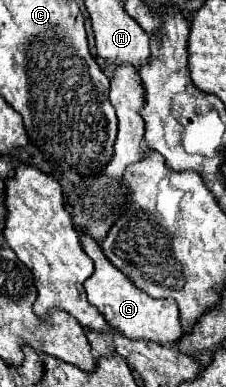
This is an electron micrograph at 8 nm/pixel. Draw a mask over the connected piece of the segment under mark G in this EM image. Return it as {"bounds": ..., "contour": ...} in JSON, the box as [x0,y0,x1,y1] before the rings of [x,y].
{"bounds":[81,234,185,346],"contour":[[[81,234],[81,244],[83,244],[83,250],[87,252],[87,256],[95,262],[95,272],[85,282],[87,300],[105,316],[105,320],[111,328],[119,330],[123,336],[127,336],[131,340],[141,338],[141,340],[147,340],[147,342],[159,344],[159,346],[175,346],[185,336],[177,302],[153,300],[151,296],[145,296],[145,292],[141,292],[139,288],[133,288],[133,284],[129,284],[129,280],[125,280],[125,276],[121,276],[121,272],[117,272],[117,268],[113,268],[109,264],[105,254],[101,252],[101,246],[93,238]]]}

